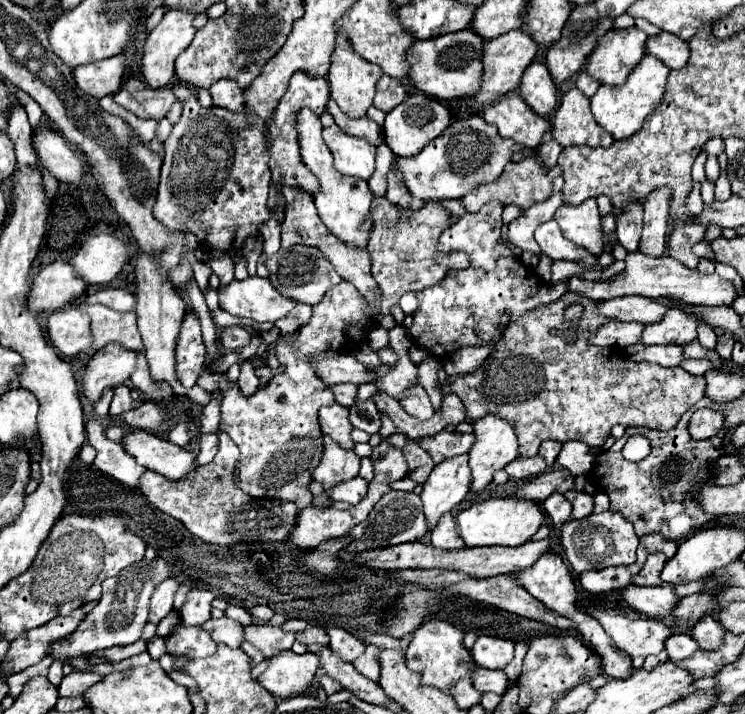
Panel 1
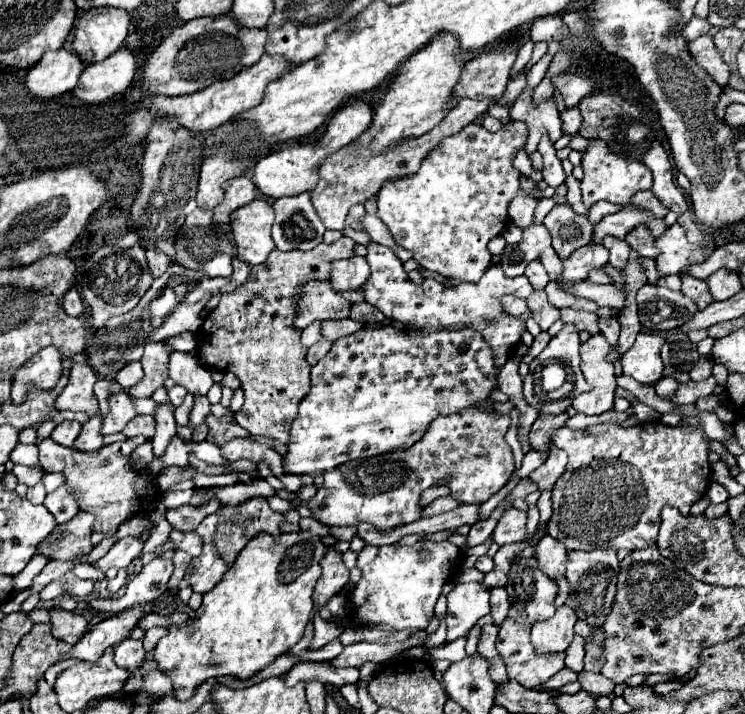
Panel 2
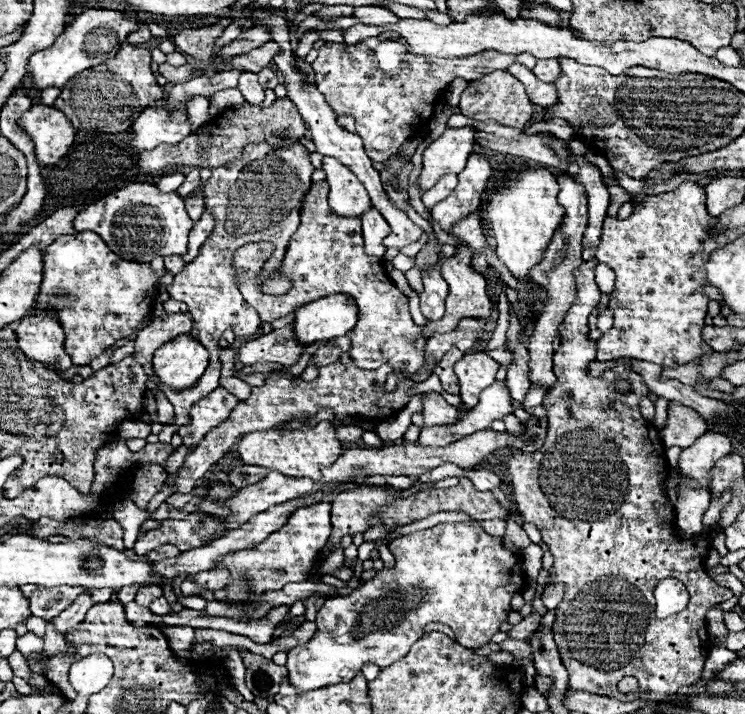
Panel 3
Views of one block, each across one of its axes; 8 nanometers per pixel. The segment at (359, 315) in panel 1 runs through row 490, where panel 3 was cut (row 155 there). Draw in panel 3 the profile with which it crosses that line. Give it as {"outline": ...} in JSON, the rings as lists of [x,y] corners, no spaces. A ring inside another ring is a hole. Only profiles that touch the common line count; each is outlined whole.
{"outline":[[[252,144],[244,148],[244,158],[212,170],[212,176],[204,186],[204,202],[216,220],[216,226],[194,262],[188,262],[184,270],[174,276],[174,282],[166,288],[172,300],[180,300],[188,306],[188,314],[194,322],[194,336],[210,352],[210,364],[202,378],[194,386],[184,390],[172,390],[156,374],[152,376],[176,410],[176,426],[188,424],[190,406],[204,398],[204,394],[210,394],[218,388],[220,364],[216,358],[216,350],[222,332],[232,328],[236,338],[240,340],[250,340],[258,332],[260,318],[256,310],[252,310],[252,306],[244,302],[236,284],[238,276],[234,266],[230,264],[234,252],[250,242],[272,242],[276,250],[286,250],[290,236],[298,228],[300,204],[304,192],[310,190],[312,172],[314,166],[310,164],[310,152],[302,144],[278,150],[272,150],[268,144]]]}

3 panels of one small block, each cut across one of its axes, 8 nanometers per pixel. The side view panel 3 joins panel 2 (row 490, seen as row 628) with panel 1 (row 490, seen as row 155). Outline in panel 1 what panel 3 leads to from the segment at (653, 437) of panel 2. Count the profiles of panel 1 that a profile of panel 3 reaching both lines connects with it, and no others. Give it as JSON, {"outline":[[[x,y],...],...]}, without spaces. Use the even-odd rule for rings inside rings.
{"outline":[[[566,492],[564,494],[566,500],[572,504],[572,520],[578,520],[578,518],[584,518],[588,514],[592,514],[592,508],[594,508],[594,502],[592,502],[592,496],[586,494],[586,492]]]}

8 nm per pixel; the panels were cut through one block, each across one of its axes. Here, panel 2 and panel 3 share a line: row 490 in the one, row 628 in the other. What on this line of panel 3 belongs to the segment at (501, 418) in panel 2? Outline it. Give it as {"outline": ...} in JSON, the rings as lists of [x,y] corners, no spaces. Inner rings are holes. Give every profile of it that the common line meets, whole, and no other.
{"outline":[[[478,520],[438,524],[428,530],[418,530],[396,538],[388,544],[396,558],[394,570],[382,570],[372,580],[364,582],[350,596],[332,596],[324,600],[322,610],[316,618],[316,634],[304,646],[296,646],[288,652],[288,678],[300,692],[316,690],[322,686],[352,680],[362,664],[372,662],[388,666],[408,654],[412,644],[422,638],[424,626],[430,622],[446,624],[454,630],[456,640],[464,648],[478,648],[490,642],[498,632],[500,624],[508,620],[510,598],[526,588],[526,574],[522,568],[520,554],[510,552],[502,538],[494,538],[484,532]]]}

